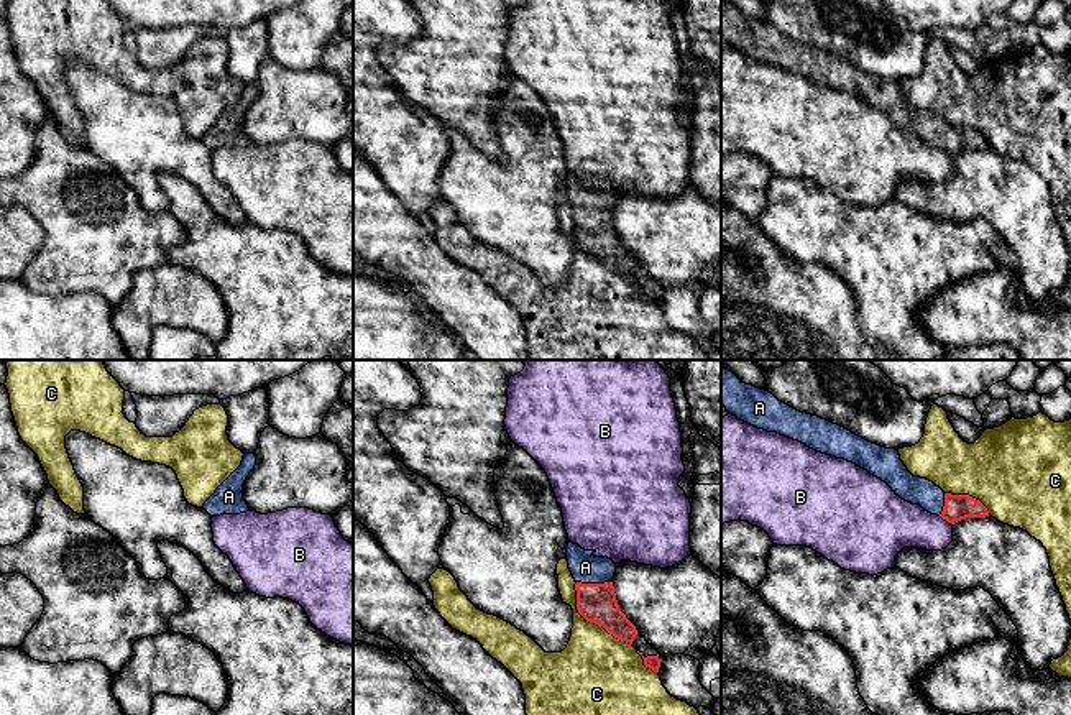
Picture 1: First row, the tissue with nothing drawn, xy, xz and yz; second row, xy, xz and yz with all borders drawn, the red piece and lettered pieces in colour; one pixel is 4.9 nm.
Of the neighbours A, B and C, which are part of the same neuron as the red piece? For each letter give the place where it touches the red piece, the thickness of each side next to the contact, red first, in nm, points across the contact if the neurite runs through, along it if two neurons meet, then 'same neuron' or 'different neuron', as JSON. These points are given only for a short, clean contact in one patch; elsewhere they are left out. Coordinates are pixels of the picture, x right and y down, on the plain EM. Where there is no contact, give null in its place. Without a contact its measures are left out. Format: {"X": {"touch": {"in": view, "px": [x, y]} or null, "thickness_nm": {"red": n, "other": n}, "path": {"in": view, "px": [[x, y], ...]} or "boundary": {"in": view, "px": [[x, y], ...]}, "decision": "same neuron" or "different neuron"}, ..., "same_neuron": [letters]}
{"A": {"touch": {"in": "xz", "px": [595, 216]}, "thickness_nm": {"red": 190, "other": 140}, "path": {"in": "xz", "px": [[597, 235], [595, 216], [593, 207], [585, 199]]}, "decision": "same neuron"}, "B": {"touch": {"in": "yz", "px": [946, 152]}, "thickness_nm": {"red": 130, "other": 240}, "boundary": {"in": "yz", "px": [[940, 147], [951, 156]]}, "decision": "different neuron"}, "C": {"touch": {"in": "xz", "px": [590, 253]}, "thickness_nm": {"red": 190, "other": 380}, "decision": "different neuron"}, "same_neuron": ["A"]}

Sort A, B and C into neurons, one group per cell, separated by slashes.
A / B / C

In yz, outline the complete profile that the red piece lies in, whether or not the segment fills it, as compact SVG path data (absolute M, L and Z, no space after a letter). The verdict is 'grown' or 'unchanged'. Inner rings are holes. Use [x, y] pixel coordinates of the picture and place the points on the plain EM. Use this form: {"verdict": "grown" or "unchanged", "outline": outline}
{"verdict": "grown", "outline": "M721 0L721 36L738 51L767 64L777 64L807 79L856 95L885 113L902 131L954 156L966 150L986 150L987 140L969 127L945 125L933 113L913 108L899 82L872 76L818 48L800 44L772 25L742 15Z"}

